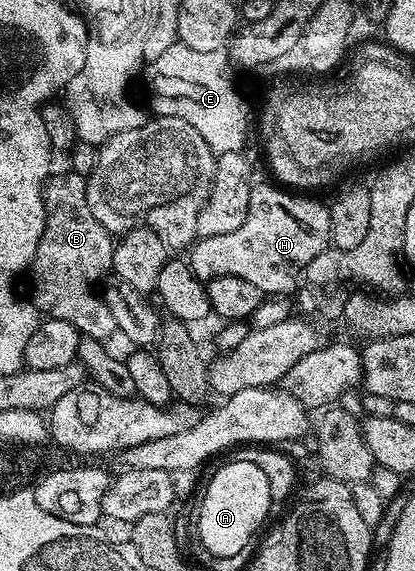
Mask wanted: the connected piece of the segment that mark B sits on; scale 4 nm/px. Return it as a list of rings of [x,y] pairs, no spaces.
[[[53,174],[44,184],[44,232],[40,238],[41,248],[31,265],[32,295],[37,312],[47,313],[51,318],[61,319],[76,327],[81,336],[89,335],[108,341],[117,334],[114,317],[99,294],[92,295],[92,274],[100,274],[112,266],[113,236],[90,213],[86,205],[85,176]]]

